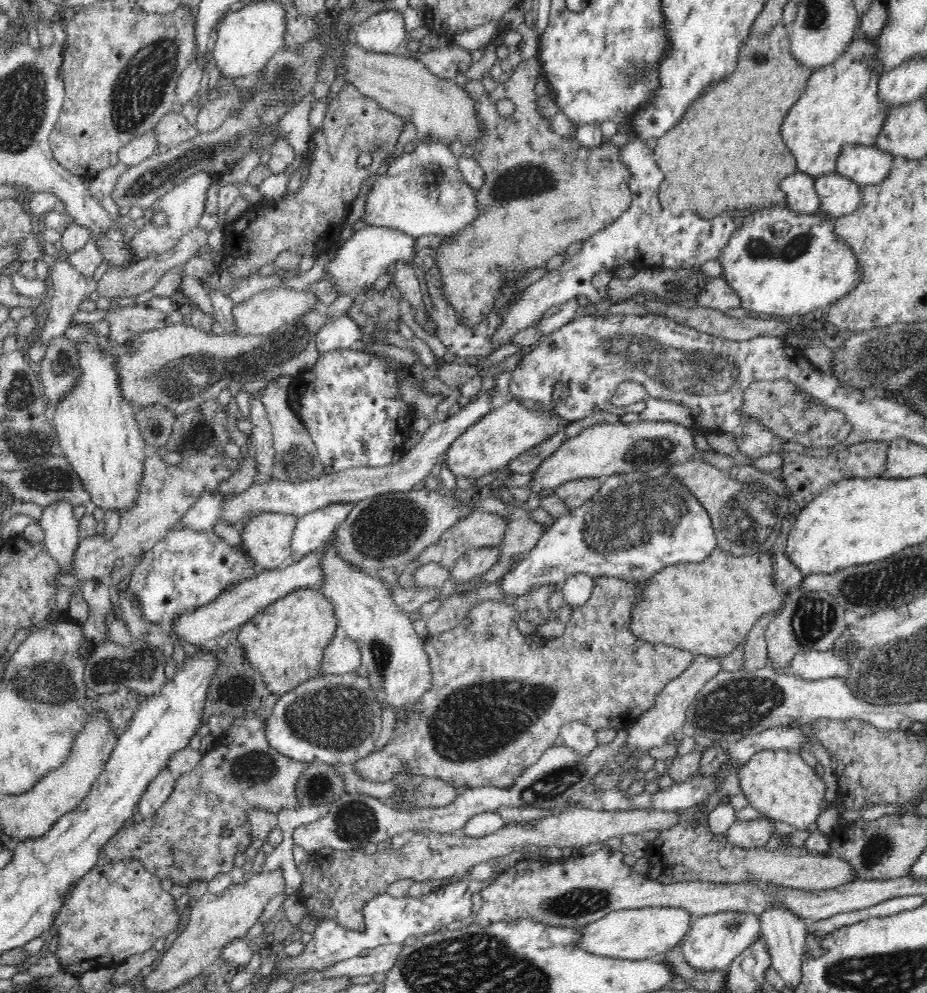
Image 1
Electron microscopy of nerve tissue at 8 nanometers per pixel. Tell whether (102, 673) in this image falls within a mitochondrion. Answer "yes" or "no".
yes

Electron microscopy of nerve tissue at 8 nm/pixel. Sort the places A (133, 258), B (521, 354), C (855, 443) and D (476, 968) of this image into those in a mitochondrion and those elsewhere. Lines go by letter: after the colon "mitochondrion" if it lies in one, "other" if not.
A: other
B: other
C: other
D: mitochondrion

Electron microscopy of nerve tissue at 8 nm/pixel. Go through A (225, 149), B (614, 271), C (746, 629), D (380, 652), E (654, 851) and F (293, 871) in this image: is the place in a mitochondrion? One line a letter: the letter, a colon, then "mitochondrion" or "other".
A: mitochondrion
B: other
C: other
D: mitochondrion
E: other
F: other

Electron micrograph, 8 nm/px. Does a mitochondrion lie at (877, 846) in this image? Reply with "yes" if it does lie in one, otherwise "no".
yes

